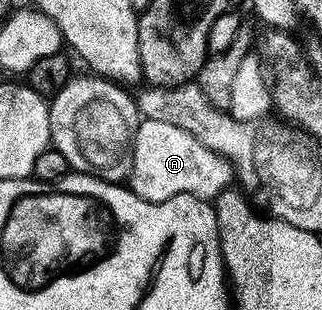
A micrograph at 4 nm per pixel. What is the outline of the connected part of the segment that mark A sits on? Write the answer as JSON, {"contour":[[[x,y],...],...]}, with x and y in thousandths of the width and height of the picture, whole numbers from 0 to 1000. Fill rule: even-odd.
{"contour":[[[438,381],[425,400],[425,423],[413,442],[413,526],[394,577],[394,597],[419,632],[432,632],[460,652],[503,652],[531,632],[590,626],[609,639],[640,645],[671,642],[696,613],[714,610],[724,574],[724,535],[708,523],[711,510],[696,497],[677,497],[618,465],[602,439],[540,403],[512,400],[503,390]]]}

